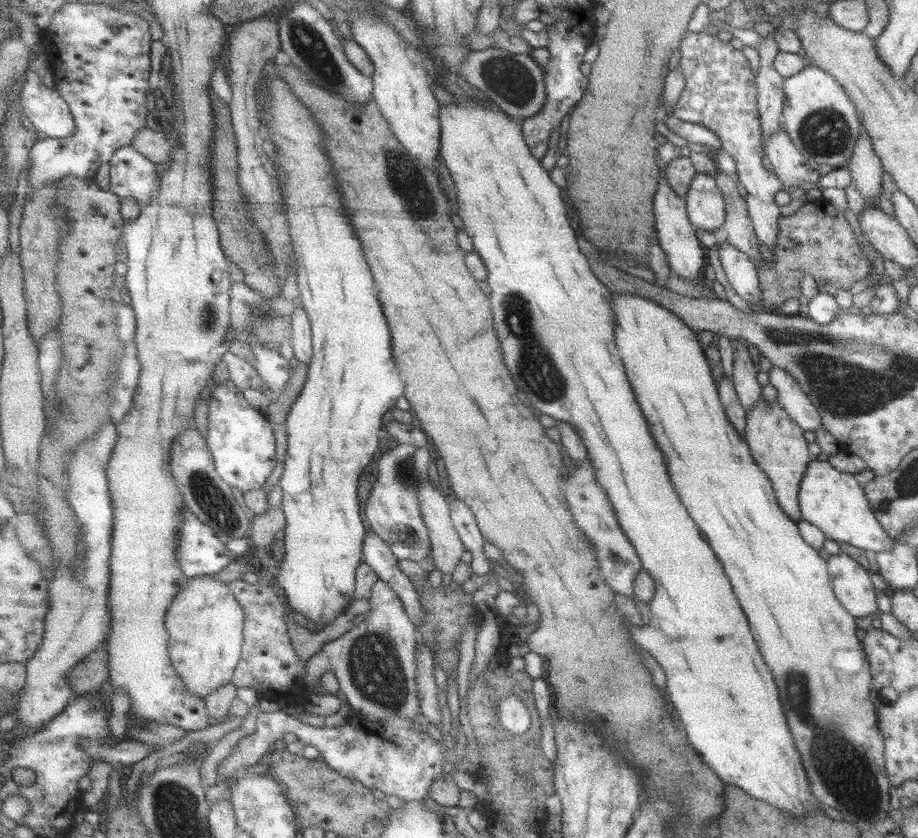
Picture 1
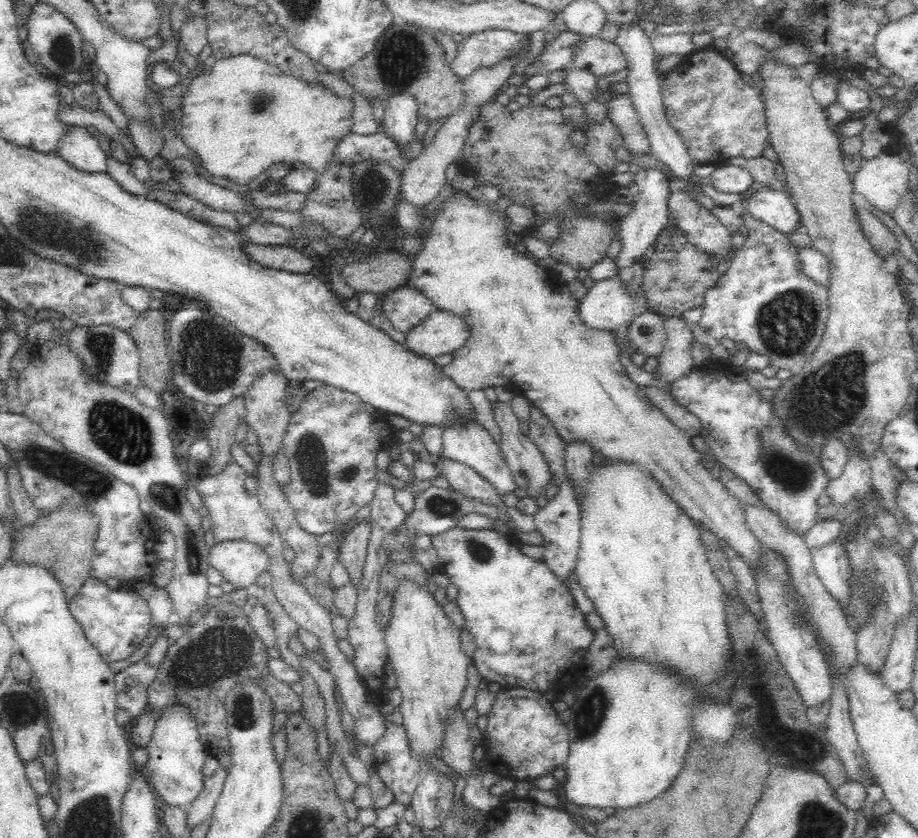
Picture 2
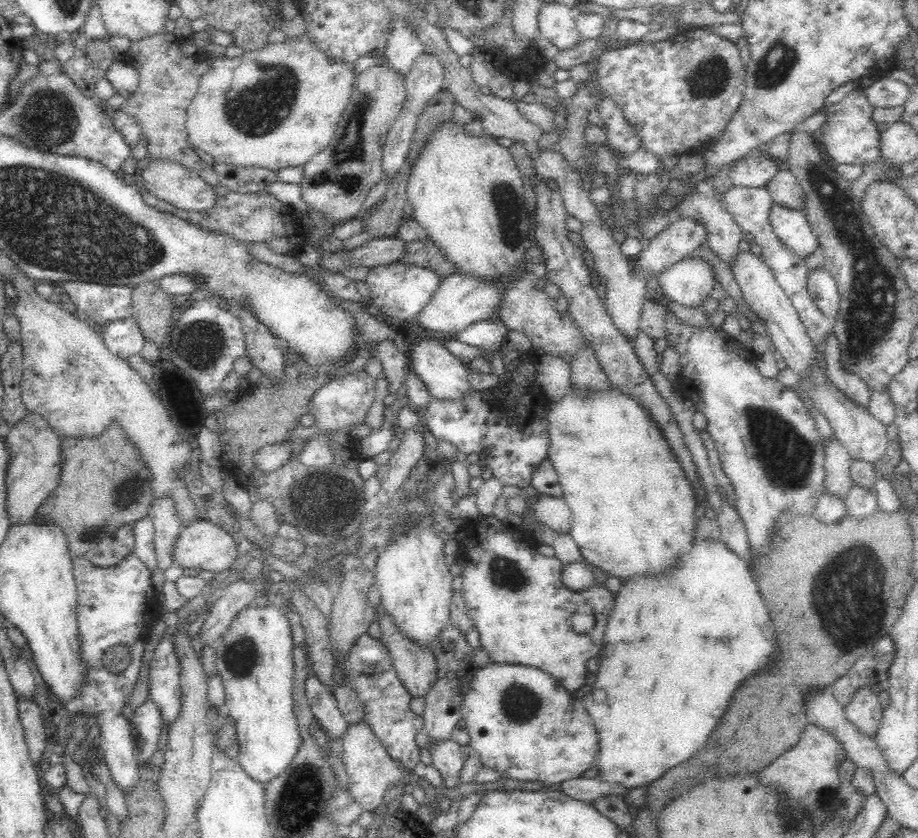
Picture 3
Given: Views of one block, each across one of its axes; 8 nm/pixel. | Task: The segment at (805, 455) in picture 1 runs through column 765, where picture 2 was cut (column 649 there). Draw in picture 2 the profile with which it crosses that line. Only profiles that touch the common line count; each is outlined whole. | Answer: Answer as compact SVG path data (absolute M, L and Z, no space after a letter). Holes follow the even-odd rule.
M453 191L451 198L445 205L442 205L436 212L436 220L433 222L433 227L424 240L424 250L416 255L412 262L412 268L407 276L406 282L403 286L407 286L412 290L417 290L426 297L431 306L440 312L451 312L454 316L460 316L463 322L466 323L467 330L470 332L466 342L453 352L450 364L442 366L440 369L446 376L449 376L456 384L460 385L463 391L467 393L470 390L484 389L488 386L504 386L512 392L523 394L528 400L531 407L538 407L544 416L550 421L551 426L557 432L560 440L568 445L572 442L581 442L587 444L593 453L598 453L604 461L616 461L616 463L624 463L638 467L640 471L646 475L652 475L652 479L660 485L662 493L666 493L670 497L672 503L678 505L679 510L684 512L684 515L690 517L690 521L700 529L712 533L716 539L719 540L724 546L730 546L737 552L737 555L747 564L751 570L751 575L756 579L758 578L758 562L764 558L762 553L761 542L755 538L755 535L750 531L747 526L747 519L741 503L731 496L731 493L726 489L726 486L720 479L714 478L710 474L710 469L705 462L703 456L694 449L691 444L691 437L688 436L682 429L679 429L674 423L670 422L662 414L659 408L656 408L647 398L643 392L639 390L639 386L634 383L624 369L624 365L620 363L621 350L615 343L615 339L610 332L603 330L590 330L586 328L577 315L578 300L570 296L570 291L566 284L557 278L557 274L549 267L548 263L541 263L534 259L529 254L522 254L512 249L512 243L504 237L505 230L505 213L502 217L498 217L496 213L490 211L491 204L472 201L466 192Z

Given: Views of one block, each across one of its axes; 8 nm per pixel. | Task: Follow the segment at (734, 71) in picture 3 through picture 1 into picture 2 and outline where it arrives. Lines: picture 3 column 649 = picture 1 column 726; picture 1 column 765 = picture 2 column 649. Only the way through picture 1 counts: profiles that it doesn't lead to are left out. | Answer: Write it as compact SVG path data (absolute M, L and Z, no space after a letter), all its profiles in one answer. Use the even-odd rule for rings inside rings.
M640 168L633 180L632 186L635 188L635 198L634 202L632 202L633 209L626 217L621 218L617 229L621 249L619 256L614 259L614 263L616 263L615 270L618 273L622 268L637 264L637 261L645 254L644 252L652 246L659 232L670 221L667 198L671 185L660 171Z

